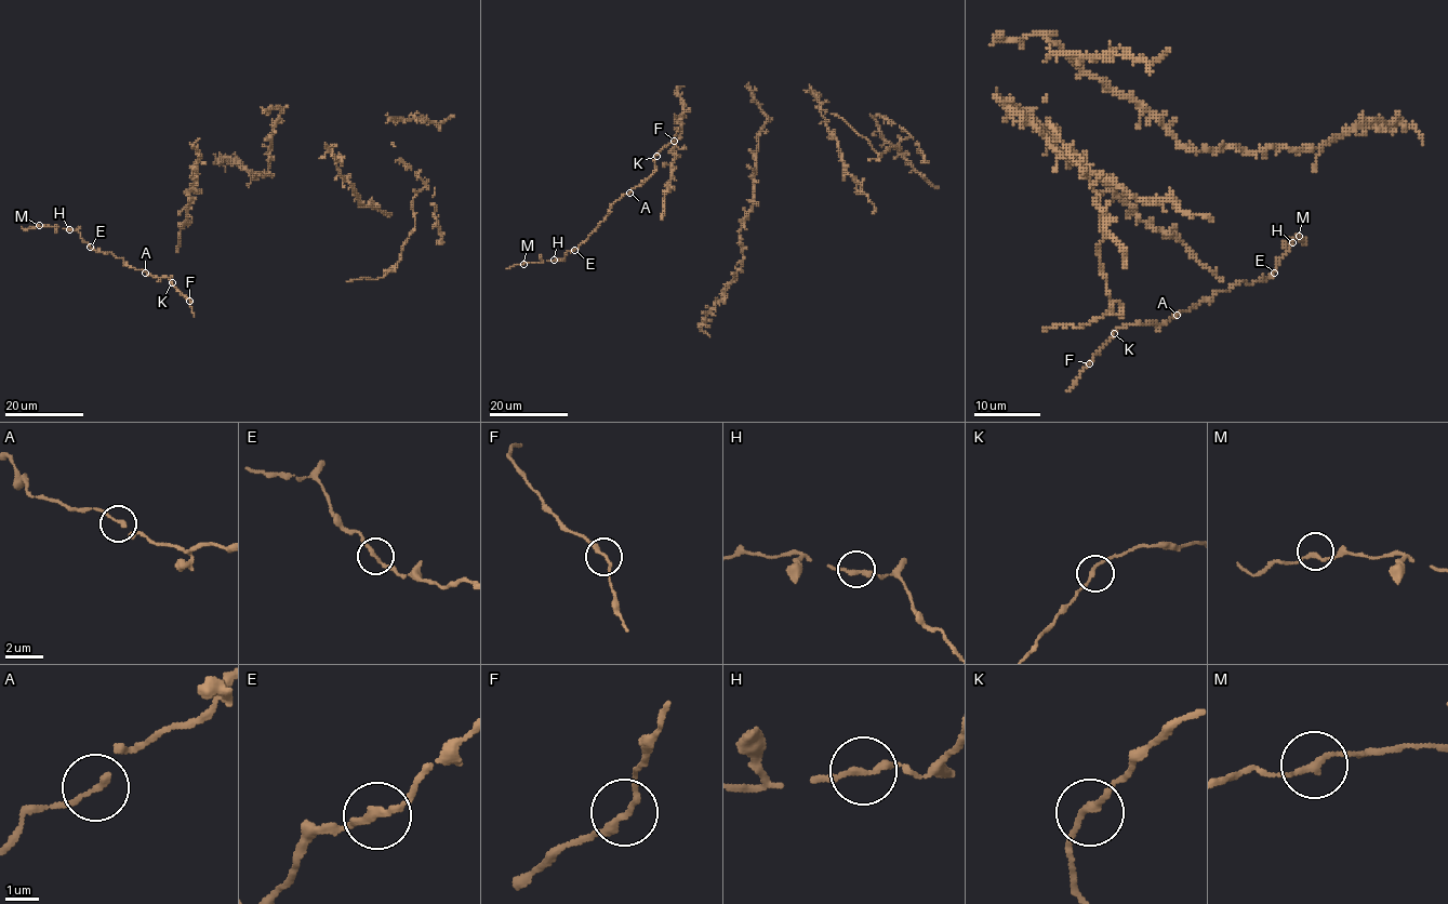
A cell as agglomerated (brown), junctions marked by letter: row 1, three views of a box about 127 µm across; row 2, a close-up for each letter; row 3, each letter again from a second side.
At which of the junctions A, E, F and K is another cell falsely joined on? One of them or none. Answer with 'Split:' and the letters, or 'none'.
Split: none

